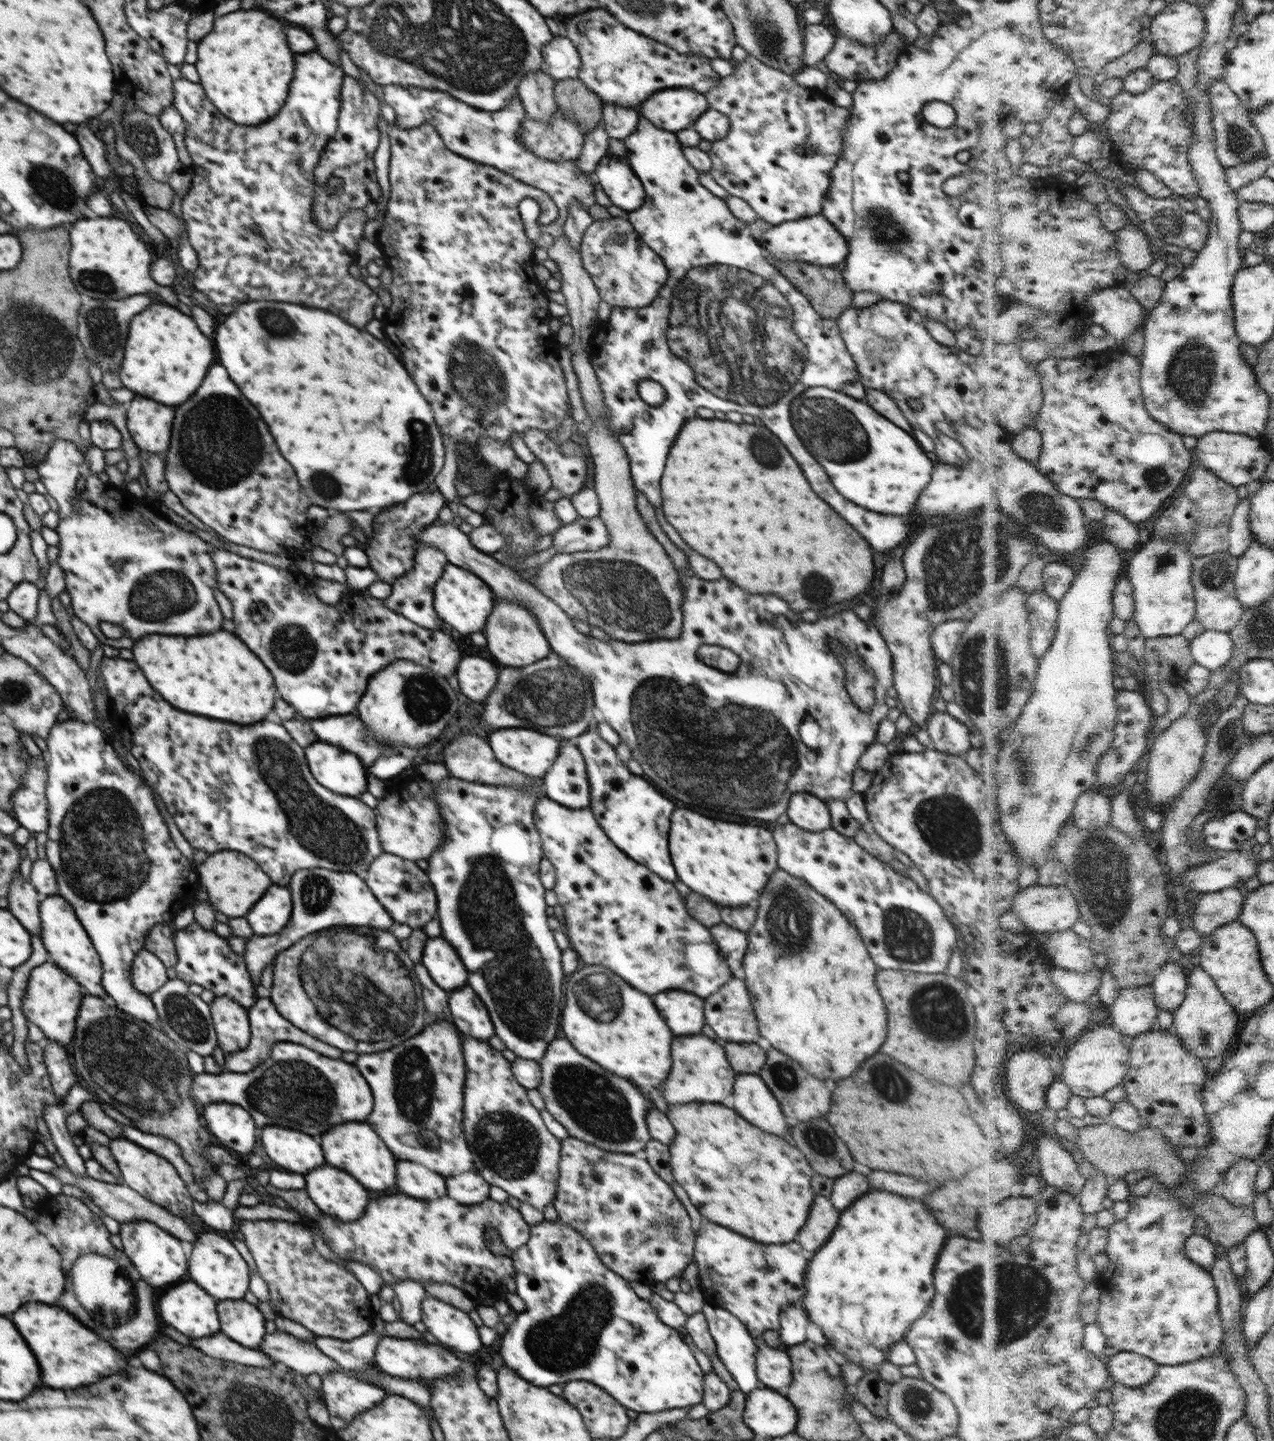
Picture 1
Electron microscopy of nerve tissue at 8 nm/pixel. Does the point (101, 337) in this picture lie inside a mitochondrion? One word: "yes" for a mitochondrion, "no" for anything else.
yes

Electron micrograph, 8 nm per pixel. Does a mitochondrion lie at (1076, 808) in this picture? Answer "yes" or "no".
no

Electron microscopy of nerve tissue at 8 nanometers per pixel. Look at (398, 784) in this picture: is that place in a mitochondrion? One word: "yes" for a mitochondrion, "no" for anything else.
no

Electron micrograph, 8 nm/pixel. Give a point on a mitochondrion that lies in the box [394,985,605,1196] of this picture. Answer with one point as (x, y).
(509, 1145)

